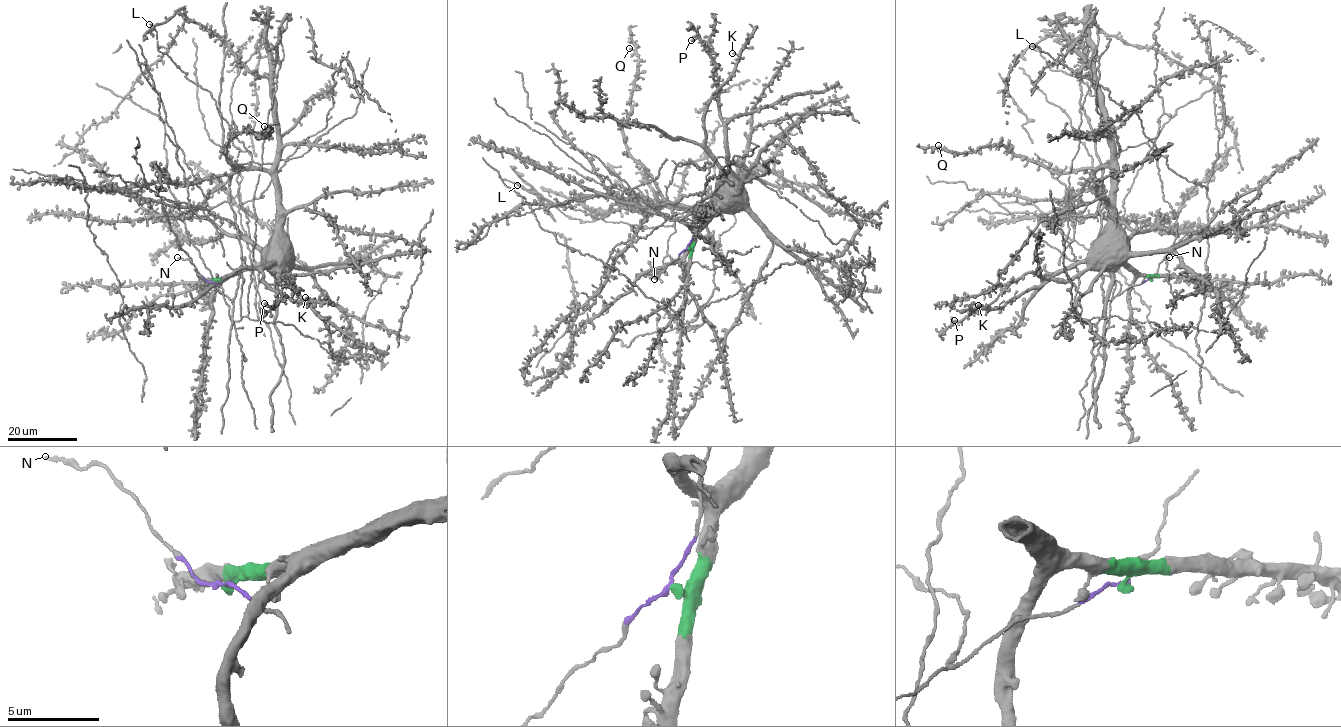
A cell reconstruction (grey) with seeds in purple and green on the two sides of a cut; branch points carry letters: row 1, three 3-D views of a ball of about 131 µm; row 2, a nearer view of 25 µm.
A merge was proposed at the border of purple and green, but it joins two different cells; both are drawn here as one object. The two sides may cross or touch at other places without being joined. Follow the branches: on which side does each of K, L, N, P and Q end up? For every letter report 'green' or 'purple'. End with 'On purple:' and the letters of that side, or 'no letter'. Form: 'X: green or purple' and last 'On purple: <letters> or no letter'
K: green
L: purple
N: purple
P: green
Q: green
On purple: L, N

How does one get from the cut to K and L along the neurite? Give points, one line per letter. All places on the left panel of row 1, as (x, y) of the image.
K: (210, 282), (274, 261), (262, 271), (262, 279), (291, 300), (309, 301), (305, 297)
L: (210, 282), (236, 296), (241, 244), (230, 177), (234, 164), (252, 159), (211, 93), (159, 52), (149, 24)

